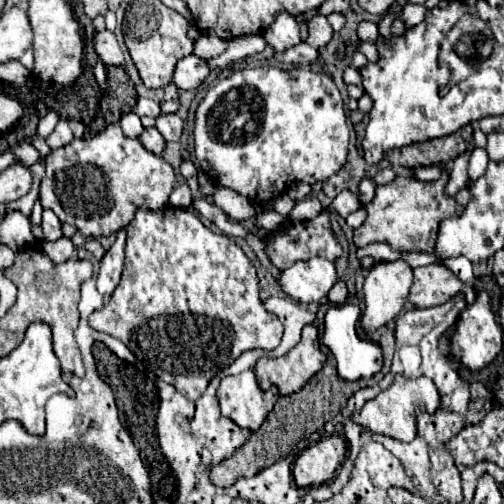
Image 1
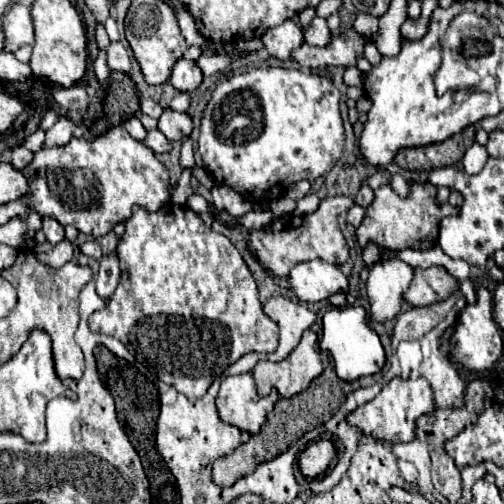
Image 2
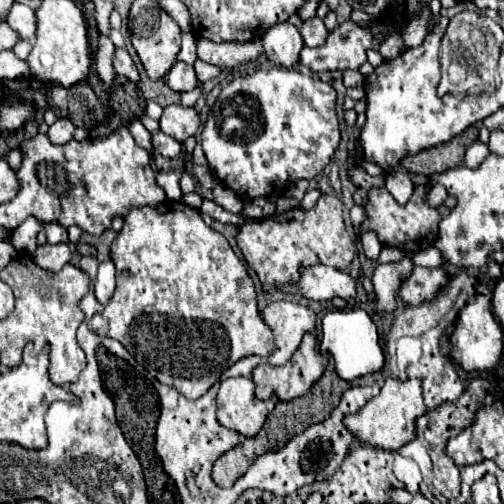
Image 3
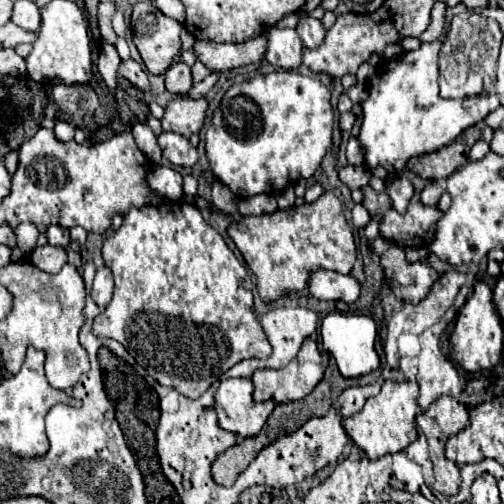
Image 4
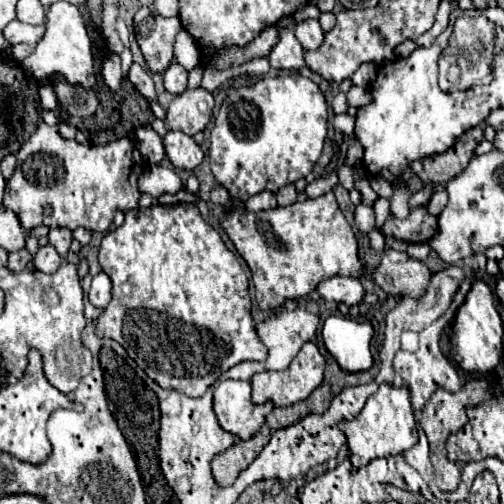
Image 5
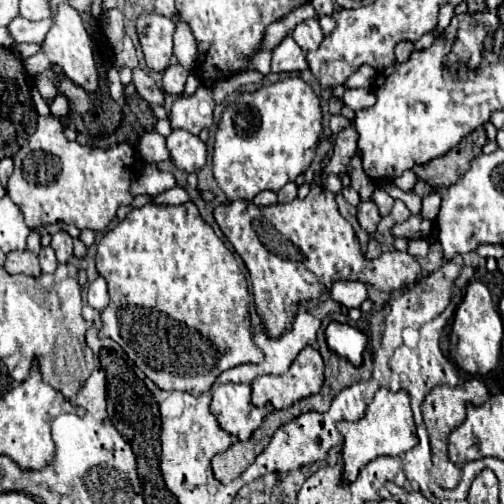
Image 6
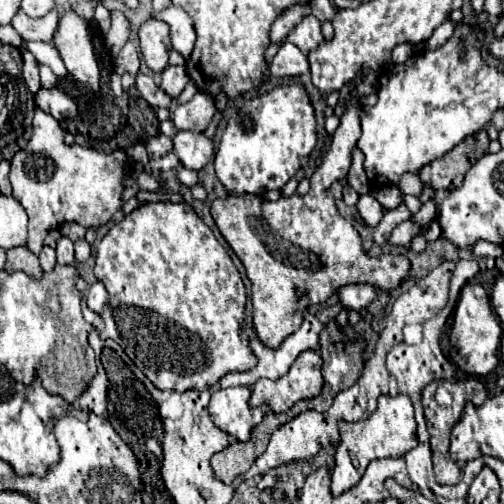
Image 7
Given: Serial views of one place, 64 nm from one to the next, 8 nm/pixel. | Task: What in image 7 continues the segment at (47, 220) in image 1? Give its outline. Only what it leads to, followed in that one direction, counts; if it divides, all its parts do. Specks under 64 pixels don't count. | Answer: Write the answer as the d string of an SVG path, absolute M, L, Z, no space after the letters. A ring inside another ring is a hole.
M62 236L62 238L58 240L56 256L58 256L58 264L62 264L62 266L76 262L76 258L74 258L74 246L72 246L72 240L70 240L70 238Z

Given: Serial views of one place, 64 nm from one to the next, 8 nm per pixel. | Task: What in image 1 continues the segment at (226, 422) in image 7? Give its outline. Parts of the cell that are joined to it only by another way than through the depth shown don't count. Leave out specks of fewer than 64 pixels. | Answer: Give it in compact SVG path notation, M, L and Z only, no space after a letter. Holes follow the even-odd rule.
M254 370L226 376L222 378L218 388L218 402L222 414L250 432L256 432L262 426L276 400L278 392L262 392L258 388Z

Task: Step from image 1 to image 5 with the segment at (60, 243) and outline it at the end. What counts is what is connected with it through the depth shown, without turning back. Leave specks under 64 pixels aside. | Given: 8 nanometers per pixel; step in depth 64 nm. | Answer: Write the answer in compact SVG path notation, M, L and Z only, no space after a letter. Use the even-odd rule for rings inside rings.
M46 244L46 246L42 246L42 248L36 252L34 264L36 264L36 270L46 272L46 274L52 274L52 272L56 272L58 266L62 264L62 258L58 256L58 252L56 252L50 244Z

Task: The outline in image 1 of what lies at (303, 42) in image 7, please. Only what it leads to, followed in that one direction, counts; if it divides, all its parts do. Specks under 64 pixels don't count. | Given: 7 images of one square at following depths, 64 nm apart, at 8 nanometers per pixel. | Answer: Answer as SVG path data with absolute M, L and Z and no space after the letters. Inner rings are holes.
M314 16L308 22L308 44L314 48L324 48L332 40L332 28L324 16Z

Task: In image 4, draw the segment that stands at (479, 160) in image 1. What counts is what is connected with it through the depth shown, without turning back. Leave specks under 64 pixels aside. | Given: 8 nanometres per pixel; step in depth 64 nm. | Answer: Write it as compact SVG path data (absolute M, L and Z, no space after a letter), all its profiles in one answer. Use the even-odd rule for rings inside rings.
M478 140L472 148L470 148L470 160L480 160L490 152L490 144L484 140Z

